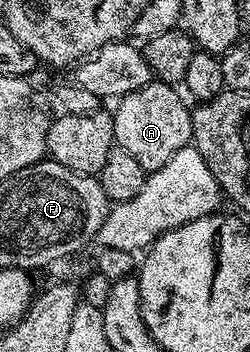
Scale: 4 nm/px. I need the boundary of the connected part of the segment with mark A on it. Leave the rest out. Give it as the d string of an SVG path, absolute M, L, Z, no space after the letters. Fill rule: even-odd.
M151 82L121 97L117 101L118 109L113 109L115 145L132 154L146 174L160 170L160 166L164 166L176 150L187 147L193 141L192 108L182 101L183 93L178 91L175 85Z

